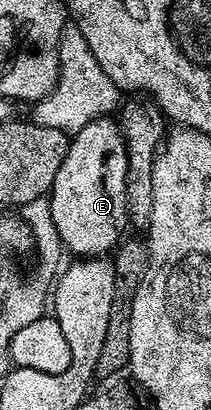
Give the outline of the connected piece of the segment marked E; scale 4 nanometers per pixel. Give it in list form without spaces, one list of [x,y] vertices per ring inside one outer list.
[[[105,117],[103,119],[95,119],[90,121],[90,125],[86,125],[81,131],[75,132],[71,136],[68,148],[66,149],[66,157],[62,161],[61,167],[58,169],[58,177],[54,177],[52,182],[52,190],[47,196],[48,204],[50,205],[50,213],[54,217],[54,229],[58,229],[58,237],[61,244],[65,248],[68,247],[73,251],[76,257],[100,257],[105,253],[111,252],[113,248],[121,242],[122,236],[125,234],[124,227],[129,226],[128,221],[128,198],[126,197],[126,141],[124,135],[120,131],[120,124],[115,118]]]

